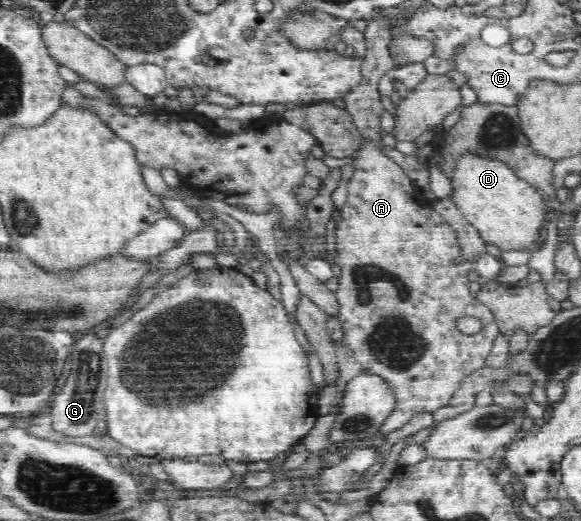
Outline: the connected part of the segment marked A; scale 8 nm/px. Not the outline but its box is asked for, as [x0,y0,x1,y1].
[329,20,500,440]

